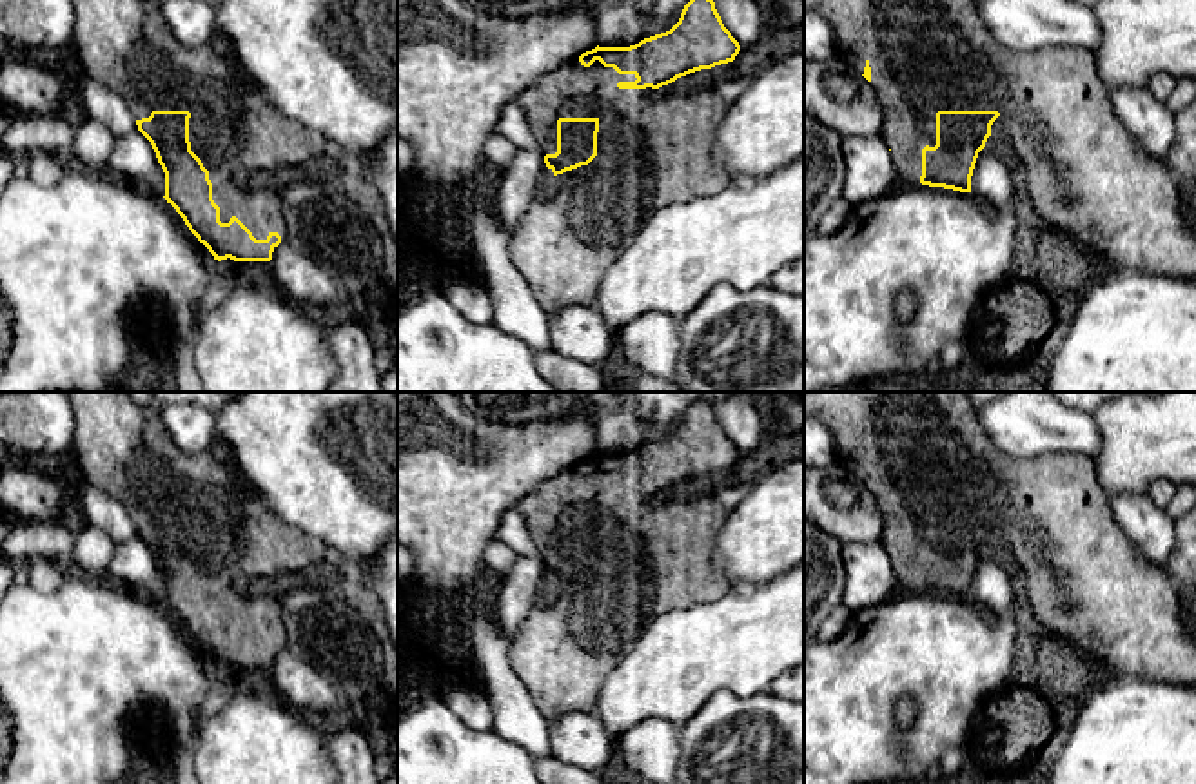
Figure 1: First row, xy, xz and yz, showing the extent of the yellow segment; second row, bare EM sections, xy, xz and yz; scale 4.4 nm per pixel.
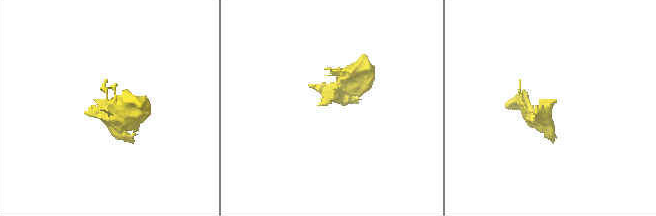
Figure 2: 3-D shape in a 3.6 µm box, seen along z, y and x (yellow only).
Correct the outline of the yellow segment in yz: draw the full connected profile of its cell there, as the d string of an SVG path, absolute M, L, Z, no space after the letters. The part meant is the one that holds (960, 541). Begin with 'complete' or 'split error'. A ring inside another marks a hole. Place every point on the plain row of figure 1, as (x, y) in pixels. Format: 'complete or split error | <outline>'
split error | M804 392L804 419L806 417L820 421L831 432L838 459L844 461L846 468L877 497L884 521L880 543L891 557L898 592L929 592L971 599L971 583L978 559L985 554L991 541L1002 543L1011 552L1013 566L1018 573L1020 595L1033 610L1033 630L1047 632L1071 642L1078 652L1094 659L1103 668L1109 681L1123 679L1196 688L1196 642L1181 613L1178 584L1172 581L1167 568L1151 564L1120 528L1113 517L1107 494L1096 481L1094 459L1071 452L1044 454L1029 459L1007 456L984 434L976 419L976 407L967 399L966 392Z

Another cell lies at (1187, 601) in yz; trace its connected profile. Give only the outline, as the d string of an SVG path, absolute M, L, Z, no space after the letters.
M1196 583L1194 588L1185 593L1181 588L1178 590L1180 595L1180 606L1185 621L1189 622L1192 639L1196 642Z

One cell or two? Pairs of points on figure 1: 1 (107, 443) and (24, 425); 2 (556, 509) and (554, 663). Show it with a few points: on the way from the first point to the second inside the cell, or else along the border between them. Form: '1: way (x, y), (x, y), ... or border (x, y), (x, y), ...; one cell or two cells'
1: border (73, 411), (73, 443), (69, 447); two cells
2: way (568, 547), (568, 625); one cell

